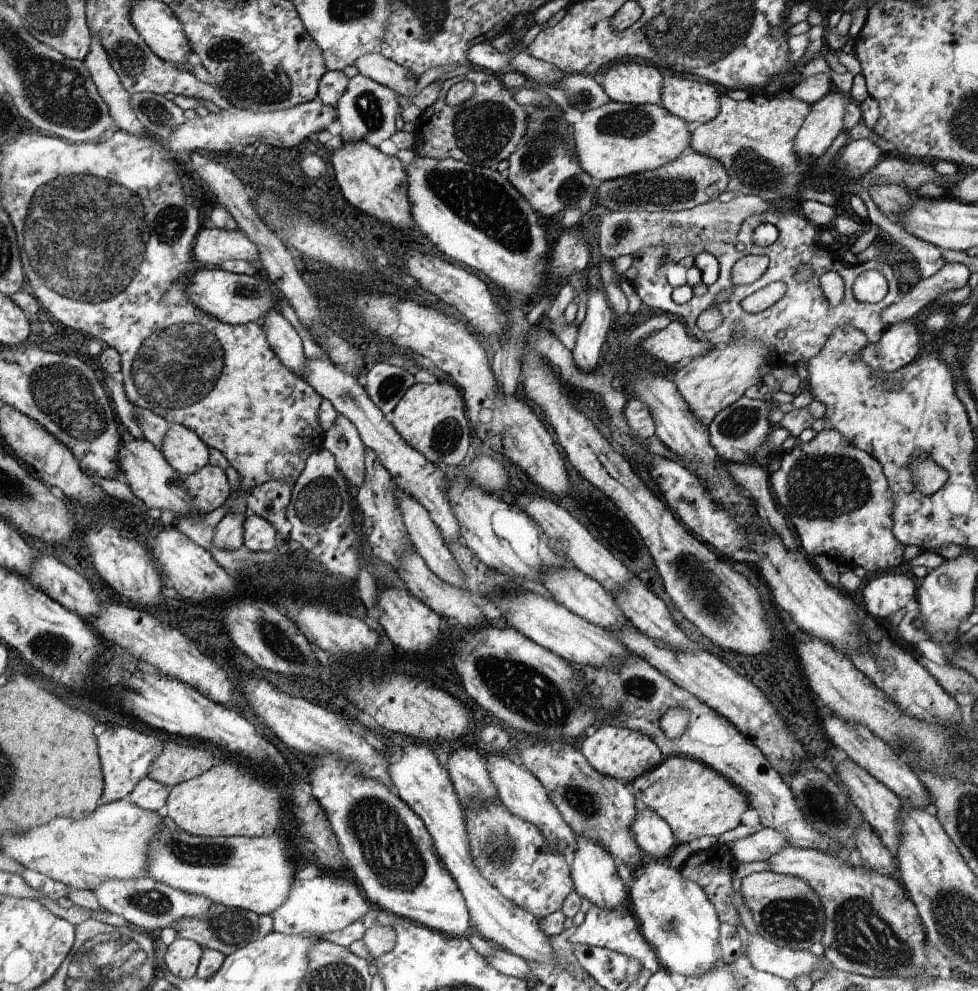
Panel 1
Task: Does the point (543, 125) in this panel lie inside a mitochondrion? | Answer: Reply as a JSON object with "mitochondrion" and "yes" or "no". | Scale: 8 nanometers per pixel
{"mitochondrion":"yes"}

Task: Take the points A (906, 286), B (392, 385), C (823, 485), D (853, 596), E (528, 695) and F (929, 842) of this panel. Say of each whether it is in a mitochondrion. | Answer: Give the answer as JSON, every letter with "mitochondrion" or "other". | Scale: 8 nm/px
{"A":"other","B":"mitochondrion","C":"mitochondrion","D":"other","E":"mitochondrion","F":"other"}

